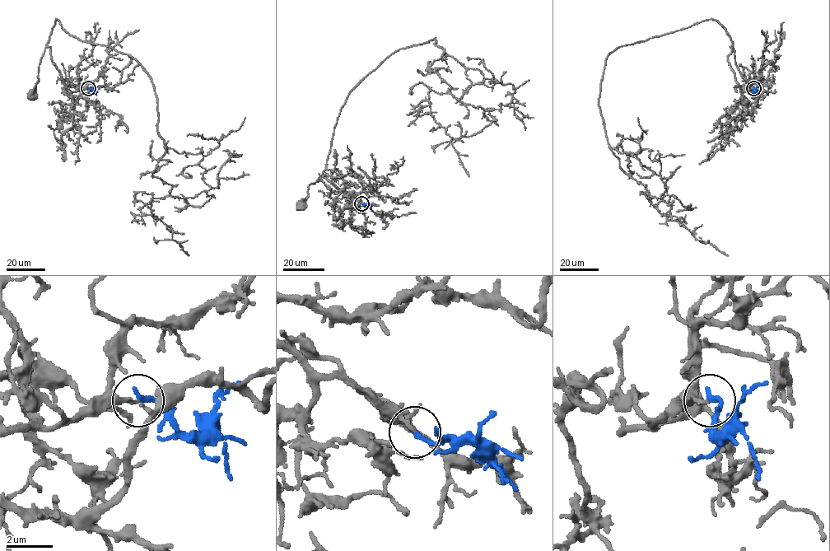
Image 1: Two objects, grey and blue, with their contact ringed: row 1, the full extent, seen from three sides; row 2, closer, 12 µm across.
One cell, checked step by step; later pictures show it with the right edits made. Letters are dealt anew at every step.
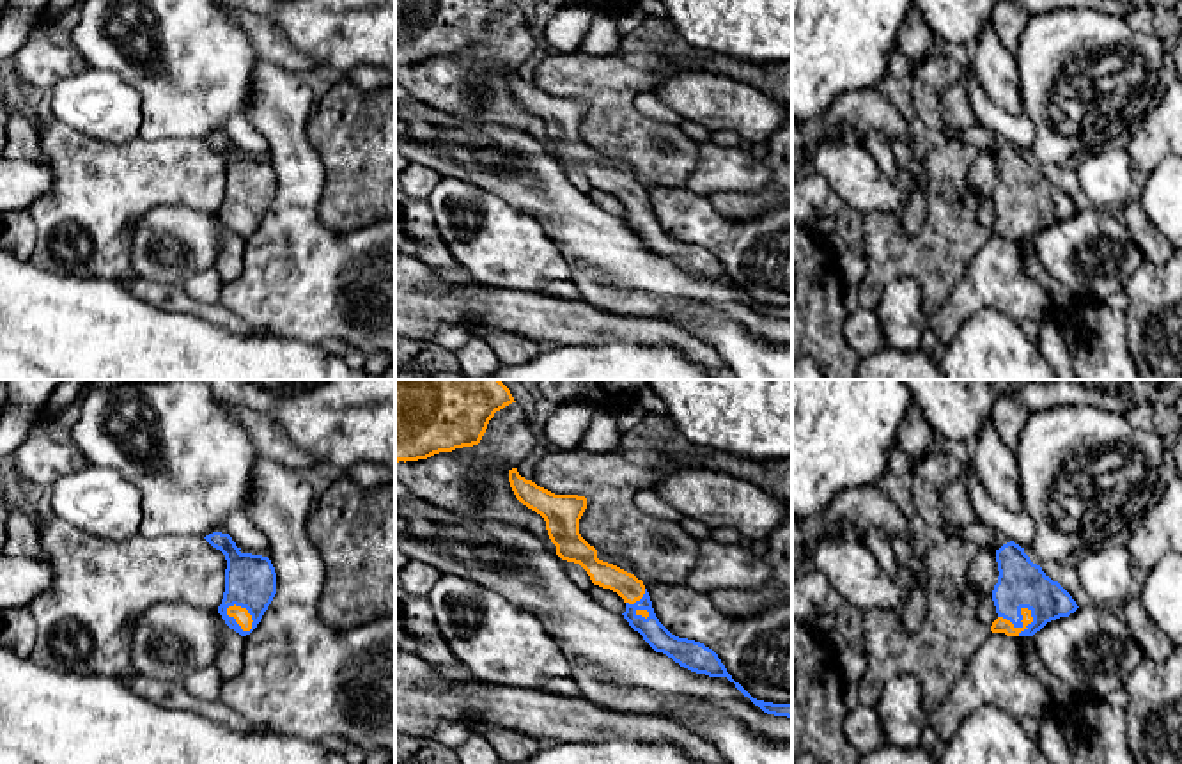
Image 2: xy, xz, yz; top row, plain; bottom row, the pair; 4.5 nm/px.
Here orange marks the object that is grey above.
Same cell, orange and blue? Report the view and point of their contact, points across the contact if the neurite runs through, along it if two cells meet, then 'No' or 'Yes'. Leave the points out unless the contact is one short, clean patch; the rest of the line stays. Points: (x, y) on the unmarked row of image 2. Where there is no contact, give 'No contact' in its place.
Touches orange at yz (1016, 231). Path across: yz (1000, 227), (1016, 231), (1021, 187). Yes

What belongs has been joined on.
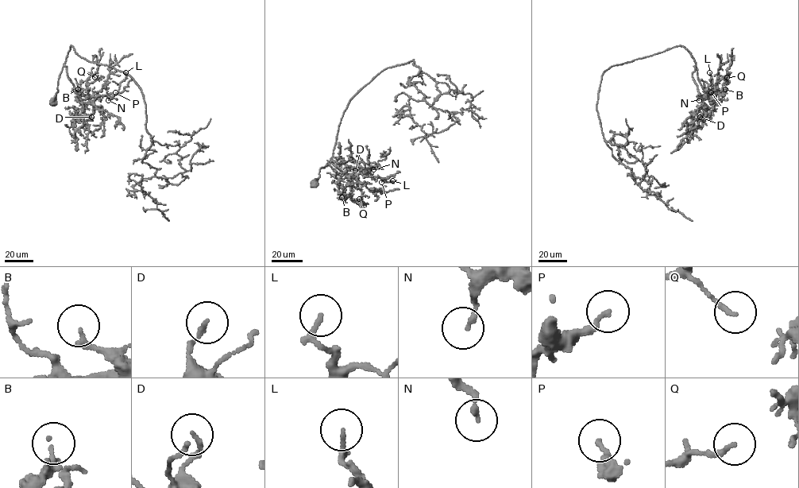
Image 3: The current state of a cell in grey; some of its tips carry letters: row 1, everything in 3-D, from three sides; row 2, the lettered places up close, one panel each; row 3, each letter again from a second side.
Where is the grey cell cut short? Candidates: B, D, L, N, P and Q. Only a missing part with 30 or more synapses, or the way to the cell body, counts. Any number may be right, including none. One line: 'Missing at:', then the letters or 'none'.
Missing at: N

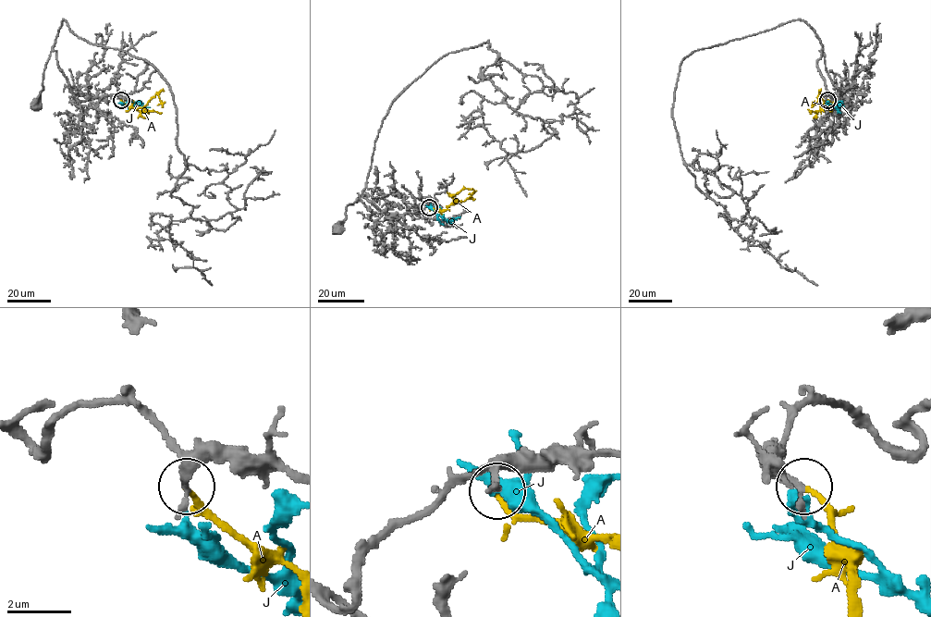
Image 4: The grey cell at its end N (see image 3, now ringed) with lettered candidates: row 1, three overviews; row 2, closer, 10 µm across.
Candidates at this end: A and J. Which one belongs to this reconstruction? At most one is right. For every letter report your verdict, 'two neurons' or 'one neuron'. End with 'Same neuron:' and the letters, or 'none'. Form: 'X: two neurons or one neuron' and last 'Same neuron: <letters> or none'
A: one neuron
J: two neurons
Same neuron: A

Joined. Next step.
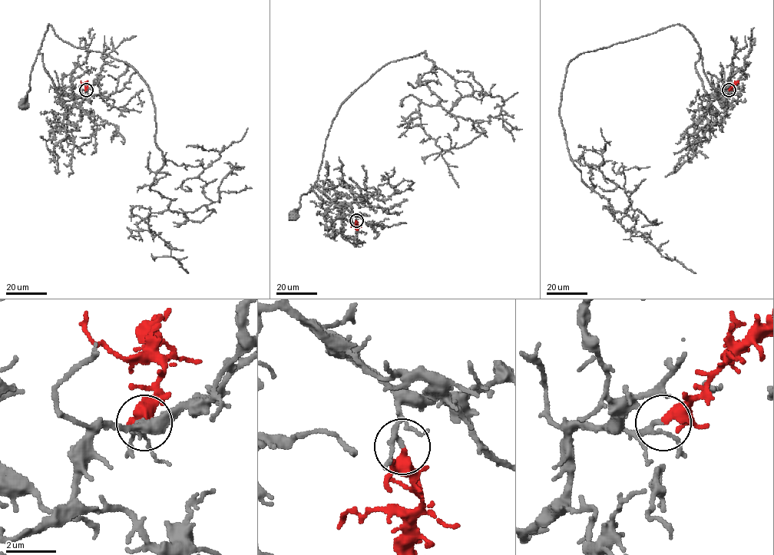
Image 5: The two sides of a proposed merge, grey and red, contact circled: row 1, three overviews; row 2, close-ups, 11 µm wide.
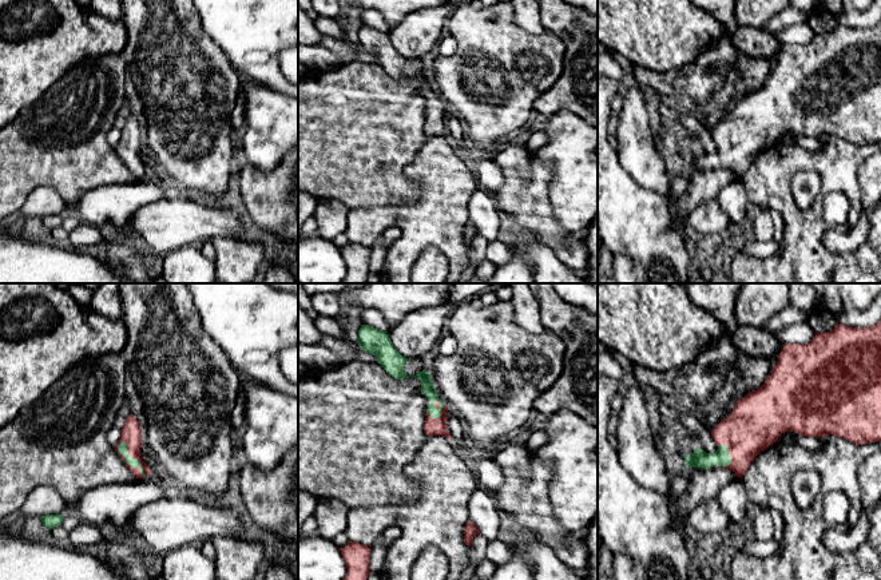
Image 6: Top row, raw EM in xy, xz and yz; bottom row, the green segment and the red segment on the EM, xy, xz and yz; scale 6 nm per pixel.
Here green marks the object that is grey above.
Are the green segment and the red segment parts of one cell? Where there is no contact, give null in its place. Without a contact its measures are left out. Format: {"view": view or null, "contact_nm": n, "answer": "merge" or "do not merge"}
{"view": "xy", "contact_nm": 260, "answer": "merge"}

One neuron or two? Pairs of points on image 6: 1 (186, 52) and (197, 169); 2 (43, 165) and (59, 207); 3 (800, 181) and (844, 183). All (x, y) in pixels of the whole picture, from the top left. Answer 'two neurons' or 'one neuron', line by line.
1: one neuron
2: two neurons
3: two neurons

